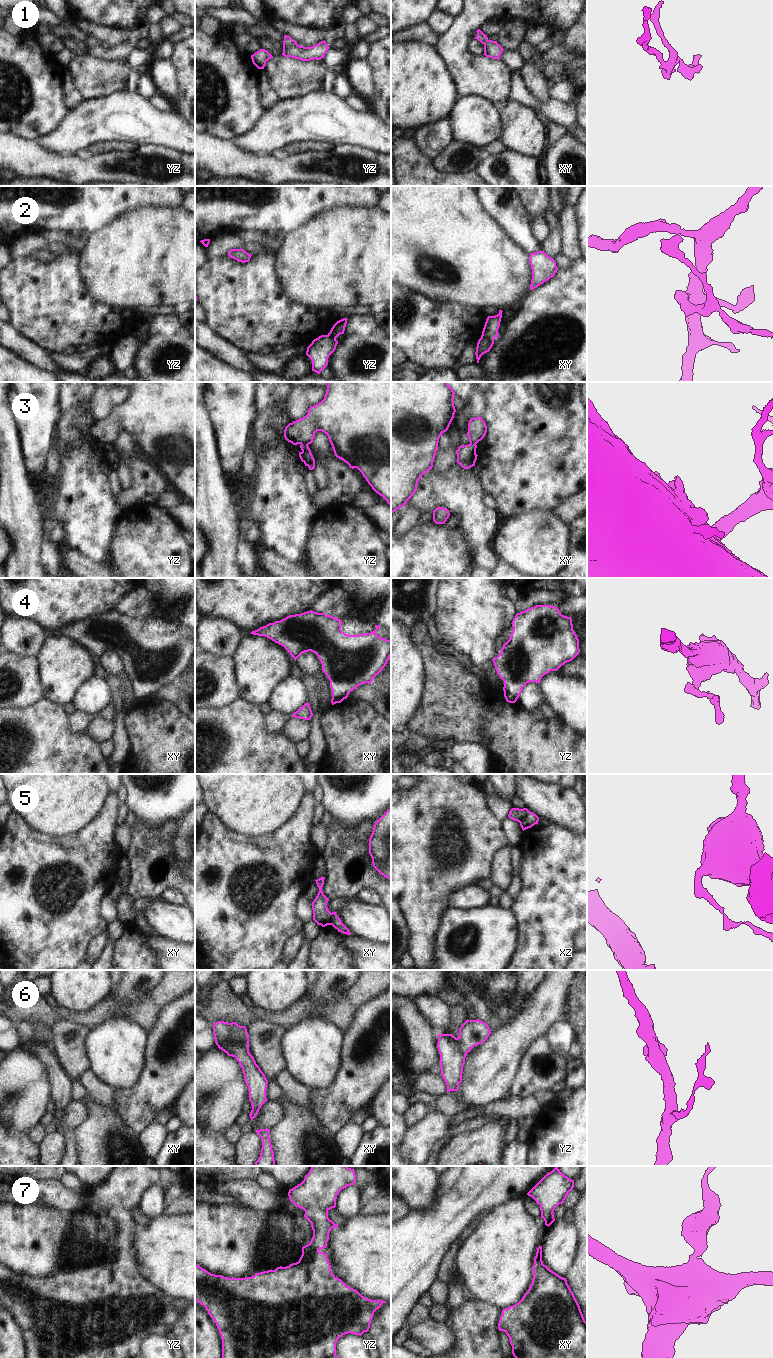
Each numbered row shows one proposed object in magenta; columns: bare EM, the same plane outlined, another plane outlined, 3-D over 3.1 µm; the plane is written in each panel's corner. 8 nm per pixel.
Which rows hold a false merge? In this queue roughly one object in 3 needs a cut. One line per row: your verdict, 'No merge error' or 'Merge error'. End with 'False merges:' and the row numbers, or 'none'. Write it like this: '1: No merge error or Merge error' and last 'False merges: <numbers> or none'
1: No merge error
2: Merge error
3: Merge error
4: Merge error
5: Merge error
6: Merge error
7: No merge error
False merges: 2, 3, 4, 5, 6

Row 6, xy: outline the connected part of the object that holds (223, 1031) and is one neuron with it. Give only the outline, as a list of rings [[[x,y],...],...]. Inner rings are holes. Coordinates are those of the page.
[[[218,1021],[213,1025],[213,1034],[216,1045],[230,1040],[234,1044],[241,1043],[245,1050],[249,1050],[249,1035],[245,1026]]]

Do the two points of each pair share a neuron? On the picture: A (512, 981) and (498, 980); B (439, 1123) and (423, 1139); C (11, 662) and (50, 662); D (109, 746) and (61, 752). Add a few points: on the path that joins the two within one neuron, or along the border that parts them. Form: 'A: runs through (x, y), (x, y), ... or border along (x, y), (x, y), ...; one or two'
A: runs through (509, 981), (501, 981); one
B: runs through (435, 1127), (427, 1135); one
C: border along (37, 657), (41, 664), (41, 681), (44, 685); two
D: border along (101, 743), (101, 749), (107, 758); two

